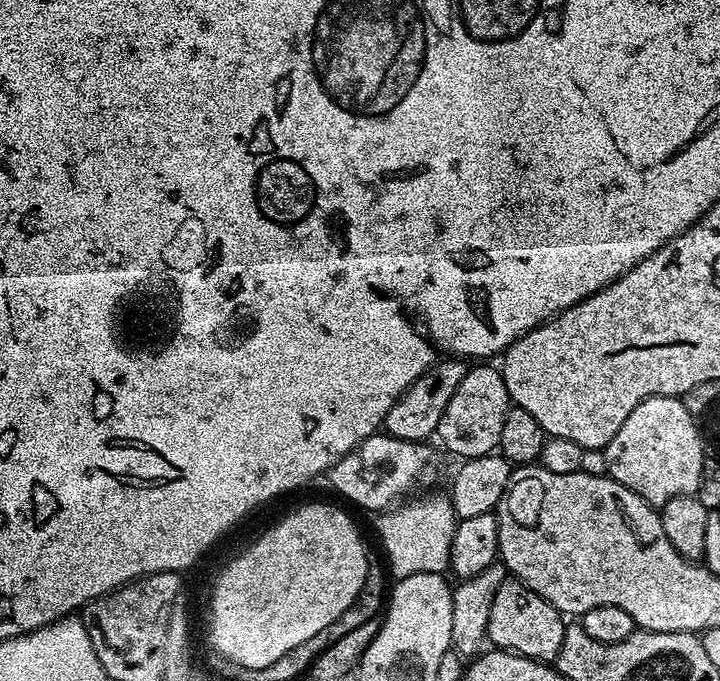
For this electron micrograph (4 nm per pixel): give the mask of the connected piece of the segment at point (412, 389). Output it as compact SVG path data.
M460 358L437 360L400 395L394 406L390 406L390 414L386 414L382 425L383 431L394 438L415 444L431 441L437 435L442 414L446 414L446 402L454 398L454 390L458 390L458 382L462 382L468 370L469 365Z

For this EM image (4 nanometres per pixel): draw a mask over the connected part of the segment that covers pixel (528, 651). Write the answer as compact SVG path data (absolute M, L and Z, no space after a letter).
M509 578L502 582L494 595L490 609L487 643L493 649L516 652L531 660L555 661L558 650L562 650L562 638L566 627L565 617L546 598L534 594L521 580Z

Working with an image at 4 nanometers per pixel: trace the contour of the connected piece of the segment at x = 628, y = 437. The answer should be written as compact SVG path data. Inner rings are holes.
M675 396L646 398L618 426L618 434L602 449L608 475L626 490L638 494L653 508L663 508L670 498L695 496L704 473L704 440L700 437L697 417L686 410L683 399Z

